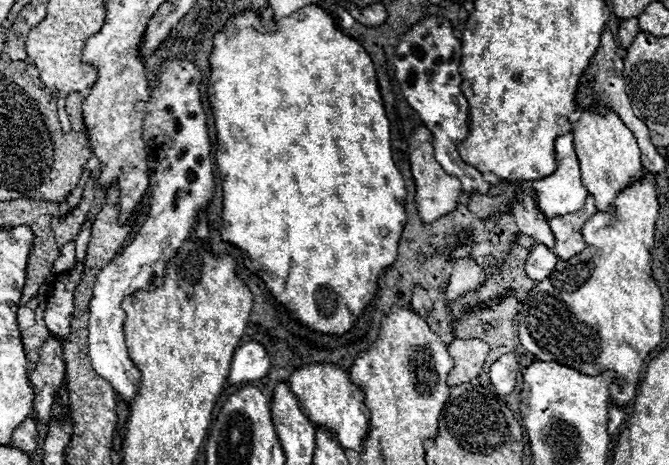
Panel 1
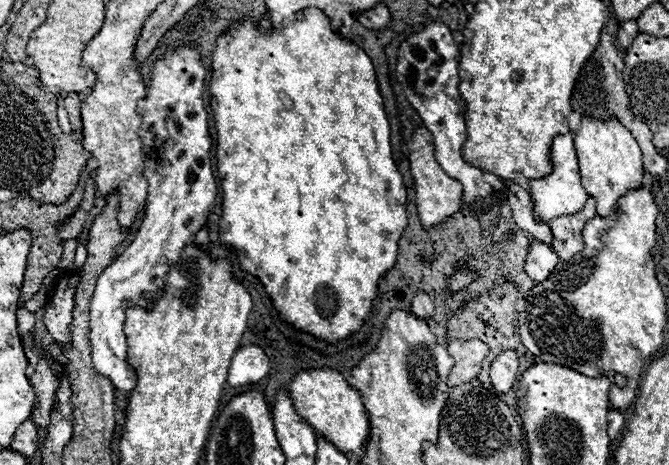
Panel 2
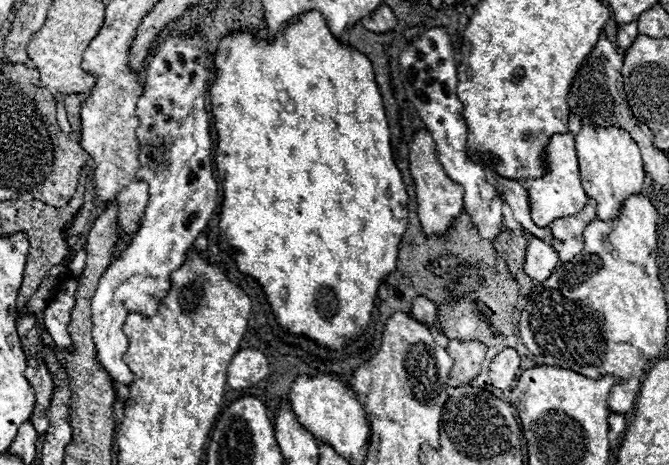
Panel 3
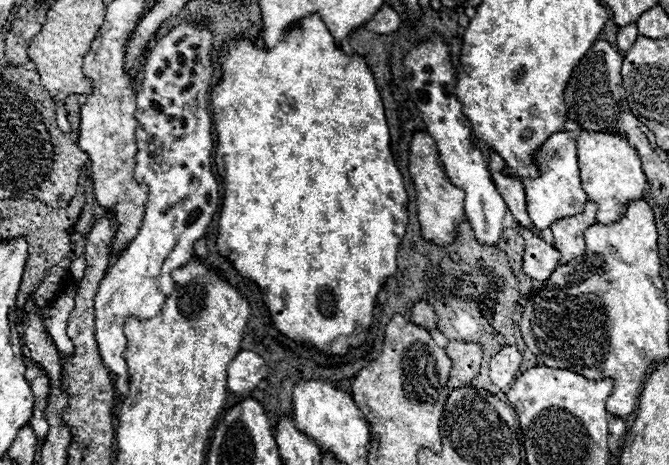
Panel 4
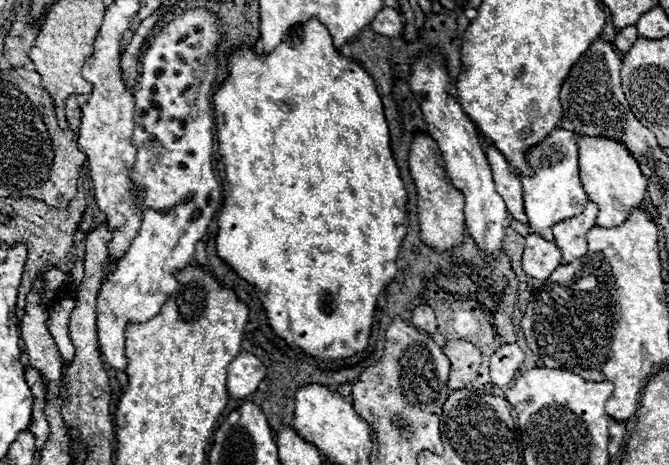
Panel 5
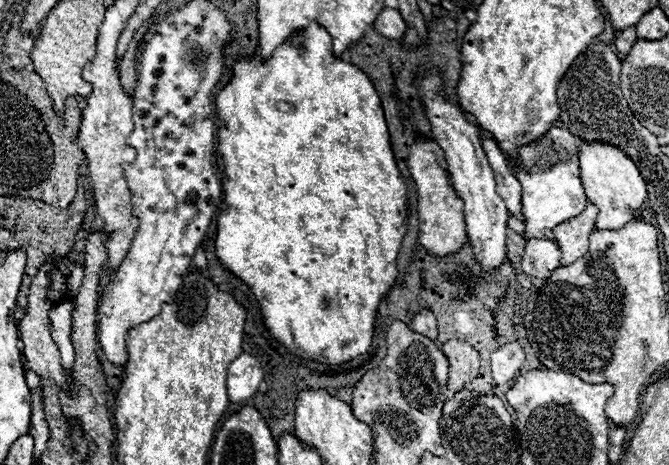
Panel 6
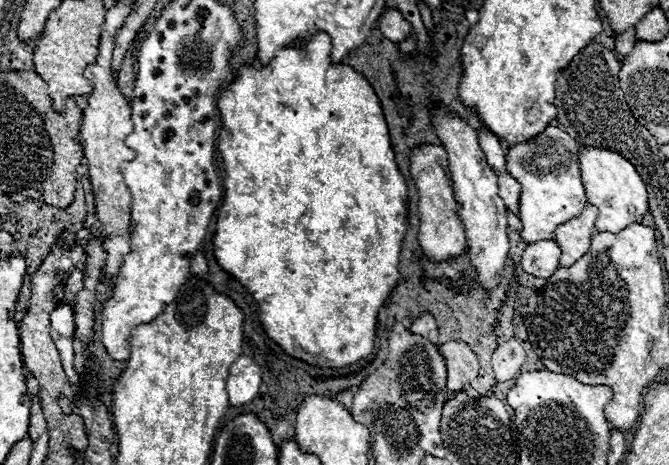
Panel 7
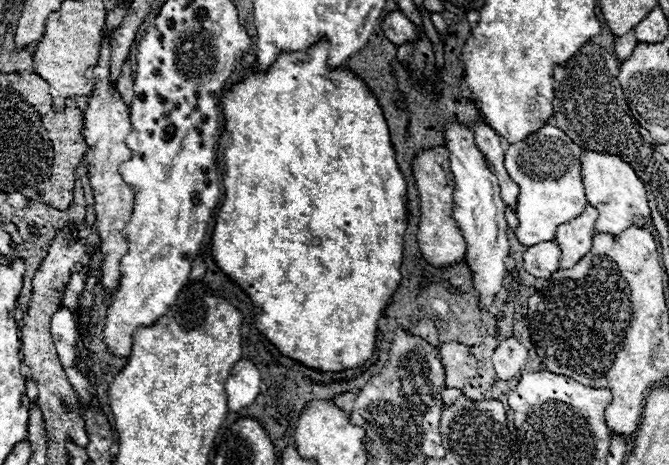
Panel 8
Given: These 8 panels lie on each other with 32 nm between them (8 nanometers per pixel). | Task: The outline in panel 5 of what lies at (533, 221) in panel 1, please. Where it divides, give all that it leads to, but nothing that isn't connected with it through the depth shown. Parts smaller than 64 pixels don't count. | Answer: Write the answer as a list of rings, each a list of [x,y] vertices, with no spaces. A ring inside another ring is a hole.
[[[488,144],[486,148],[486,156],[492,168],[492,176],[496,182],[496,190],[500,192],[500,196],[506,202],[508,212],[522,224],[528,224],[528,216],[524,212],[524,192],[522,192],[522,184],[518,180],[516,174],[512,174],[510,164],[506,162],[506,158],[492,146]]]

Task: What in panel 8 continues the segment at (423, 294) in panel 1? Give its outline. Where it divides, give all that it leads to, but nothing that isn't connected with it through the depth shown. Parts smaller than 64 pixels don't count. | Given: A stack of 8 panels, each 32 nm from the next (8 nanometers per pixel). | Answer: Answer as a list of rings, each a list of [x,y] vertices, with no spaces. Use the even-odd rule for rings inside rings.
[[[422,318],[420,322],[416,322],[410,328],[410,332],[414,336],[424,336],[424,340],[428,340],[432,346],[440,346],[440,342],[438,342],[438,330],[436,330],[432,318]]]

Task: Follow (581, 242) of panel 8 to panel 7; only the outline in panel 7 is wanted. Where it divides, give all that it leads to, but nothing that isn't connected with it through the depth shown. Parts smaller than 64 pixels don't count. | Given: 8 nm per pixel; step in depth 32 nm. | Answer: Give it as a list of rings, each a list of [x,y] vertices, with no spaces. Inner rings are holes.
[[[586,204],[580,216],[560,224],[554,230],[554,240],[562,250],[560,266],[566,266],[566,268],[572,266],[578,258],[582,258],[590,250],[590,236],[592,232],[596,232],[594,228],[596,216],[598,216],[598,208],[592,204]]]

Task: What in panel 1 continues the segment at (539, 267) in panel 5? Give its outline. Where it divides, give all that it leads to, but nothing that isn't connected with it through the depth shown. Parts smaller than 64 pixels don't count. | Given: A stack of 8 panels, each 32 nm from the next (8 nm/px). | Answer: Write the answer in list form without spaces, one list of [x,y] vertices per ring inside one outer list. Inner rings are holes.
[[[536,244],[526,258],[526,274],[532,280],[542,282],[552,274],[556,262],[558,262],[558,258],[550,248],[544,248],[544,244]]]

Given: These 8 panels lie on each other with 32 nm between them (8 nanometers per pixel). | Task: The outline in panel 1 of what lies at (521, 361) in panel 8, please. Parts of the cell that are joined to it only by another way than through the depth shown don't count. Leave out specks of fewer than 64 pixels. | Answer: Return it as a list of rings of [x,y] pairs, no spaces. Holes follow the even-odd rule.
[[[504,354],[490,366],[490,382],[494,384],[496,394],[502,396],[512,394],[518,382],[516,376],[518,376],[518,362],[514,354]]]

